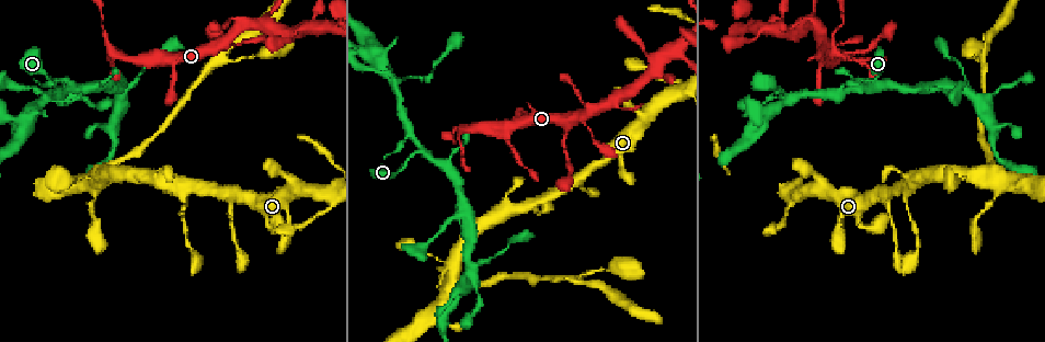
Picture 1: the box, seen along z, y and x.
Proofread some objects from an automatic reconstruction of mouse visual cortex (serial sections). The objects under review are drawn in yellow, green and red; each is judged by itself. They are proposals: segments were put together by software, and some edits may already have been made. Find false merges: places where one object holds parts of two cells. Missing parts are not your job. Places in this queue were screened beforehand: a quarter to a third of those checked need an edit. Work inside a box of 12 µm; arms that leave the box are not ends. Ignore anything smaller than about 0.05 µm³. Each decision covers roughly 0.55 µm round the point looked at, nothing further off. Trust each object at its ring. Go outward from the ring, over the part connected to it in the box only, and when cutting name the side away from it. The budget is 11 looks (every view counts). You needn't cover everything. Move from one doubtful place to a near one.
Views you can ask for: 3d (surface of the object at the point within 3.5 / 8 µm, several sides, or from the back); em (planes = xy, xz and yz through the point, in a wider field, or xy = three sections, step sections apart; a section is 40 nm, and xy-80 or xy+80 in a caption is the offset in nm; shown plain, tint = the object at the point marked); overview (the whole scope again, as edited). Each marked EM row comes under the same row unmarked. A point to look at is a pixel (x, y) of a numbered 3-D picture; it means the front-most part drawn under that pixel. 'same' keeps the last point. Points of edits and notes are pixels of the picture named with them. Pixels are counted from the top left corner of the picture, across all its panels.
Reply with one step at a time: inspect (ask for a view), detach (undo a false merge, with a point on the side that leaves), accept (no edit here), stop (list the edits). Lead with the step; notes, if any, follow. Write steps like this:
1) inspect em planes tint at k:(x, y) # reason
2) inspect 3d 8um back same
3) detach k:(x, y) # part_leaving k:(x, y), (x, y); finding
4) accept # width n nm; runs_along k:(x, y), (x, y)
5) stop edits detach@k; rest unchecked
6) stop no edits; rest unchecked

inspect 3d 3.5um back at 1:(329, 206) # two arms in line, one across

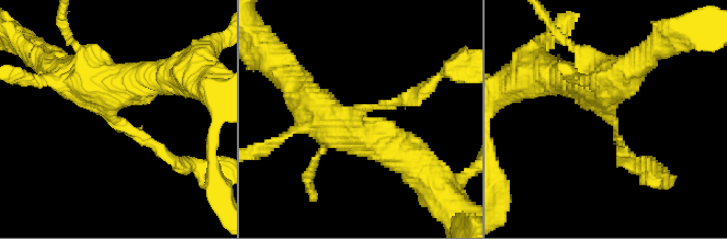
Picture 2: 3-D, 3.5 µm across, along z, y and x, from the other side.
inspect em xy step 1 tint at 2:(118, 122) # arms 3; arm_widths 150, 450, 500 nm; need the tissue

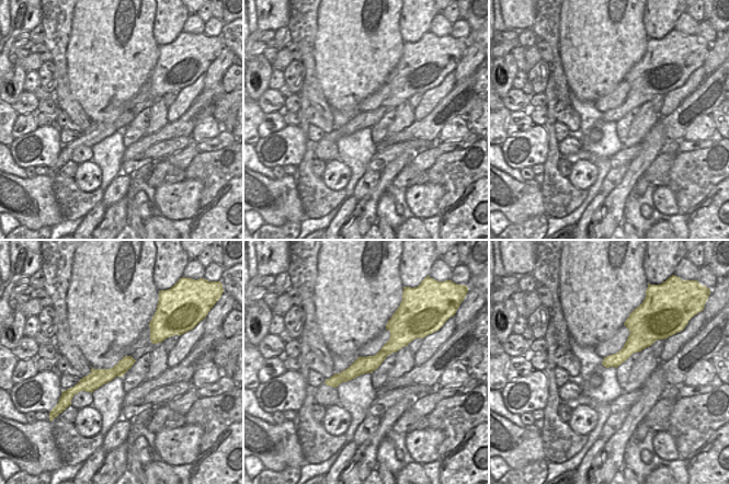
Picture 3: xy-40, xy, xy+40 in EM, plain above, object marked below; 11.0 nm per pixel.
accept # one cell here

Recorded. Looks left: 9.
inspect 3d 8um at 1:(70, 84) # two arms in line, one across

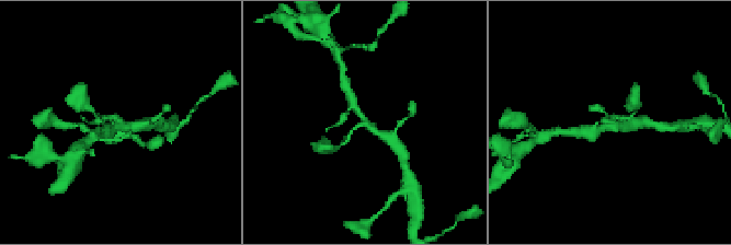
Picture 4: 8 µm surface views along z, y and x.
inspect 3d 3.5um at 4:(367, 125) # closer look

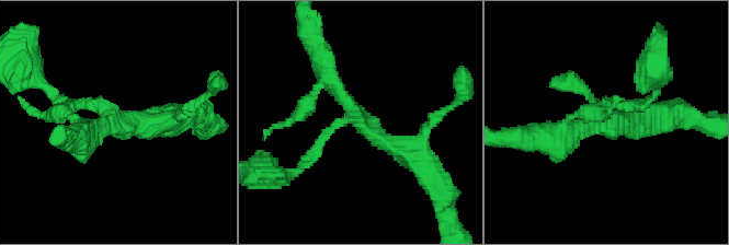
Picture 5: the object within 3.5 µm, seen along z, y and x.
inspect em xy step 1 tint at 5:(111, 118)

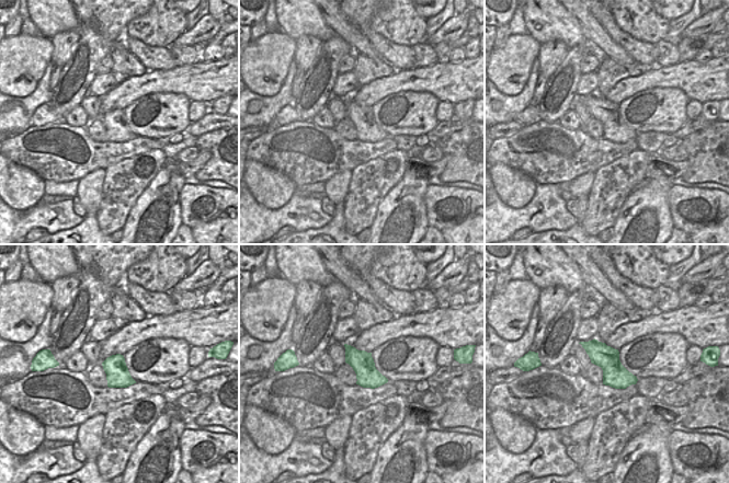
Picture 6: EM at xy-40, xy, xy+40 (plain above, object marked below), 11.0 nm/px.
accept # runs_along 5:(60, 106), (168, 119); all the same cell

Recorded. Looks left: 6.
inspect 3d 3.5um at 1:(44, 97) # looks like a crossing

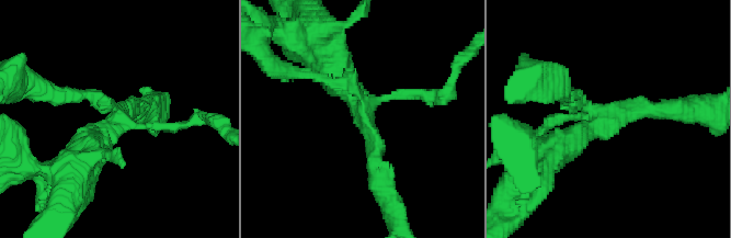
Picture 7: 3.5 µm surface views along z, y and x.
inspect em xy step 2 tint at 7:(359, 113) # arms 4; arm_widths 150, 150, 250, 450 nm

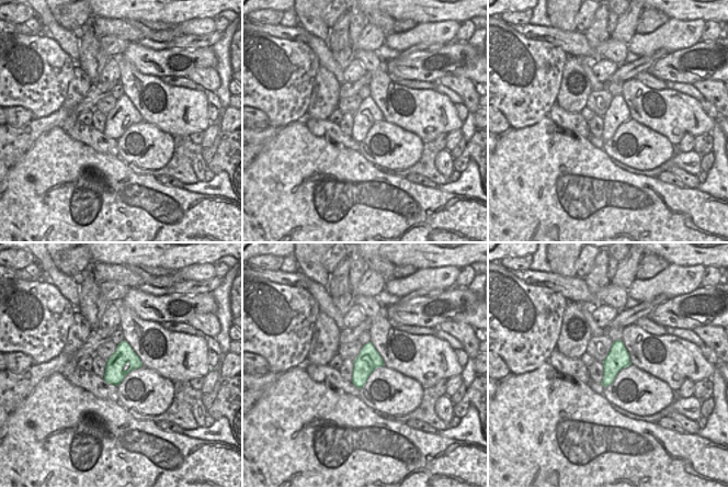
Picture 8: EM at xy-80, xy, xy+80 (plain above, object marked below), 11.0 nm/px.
accept # runs_along 7:(377, 179), (374, 134), (330, 61); one cell here

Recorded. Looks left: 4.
inspect 3d 3.5um at 1:(970, 94) # looks like a crossing

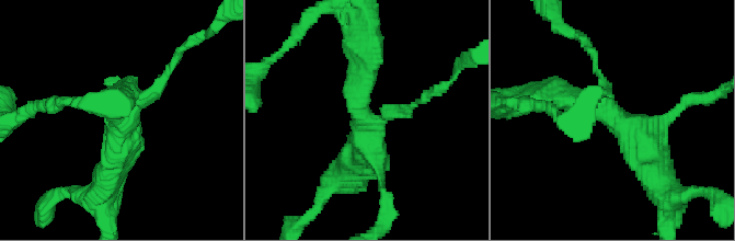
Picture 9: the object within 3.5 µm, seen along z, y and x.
inspect em xy step 1 tint at 9:(612, 114) # arms 4; arm_widths 200, 250, 350, 400 nm; shape alone is not enough

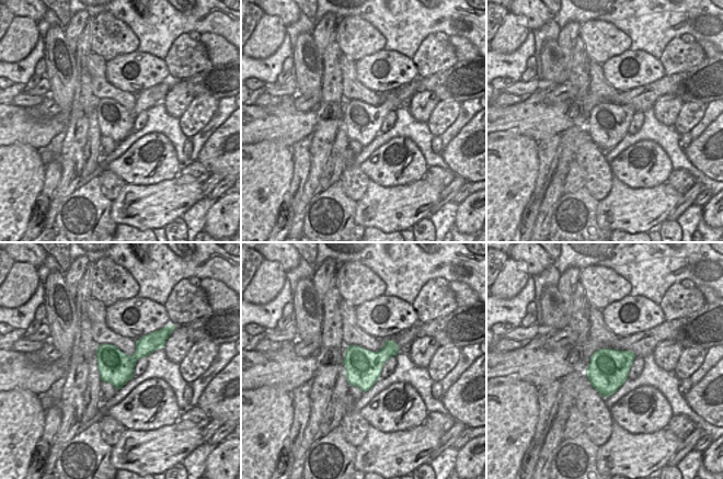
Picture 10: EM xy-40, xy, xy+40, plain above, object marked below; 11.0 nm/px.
accept # all the same cell

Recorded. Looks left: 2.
stop no edits; rest unchecked

